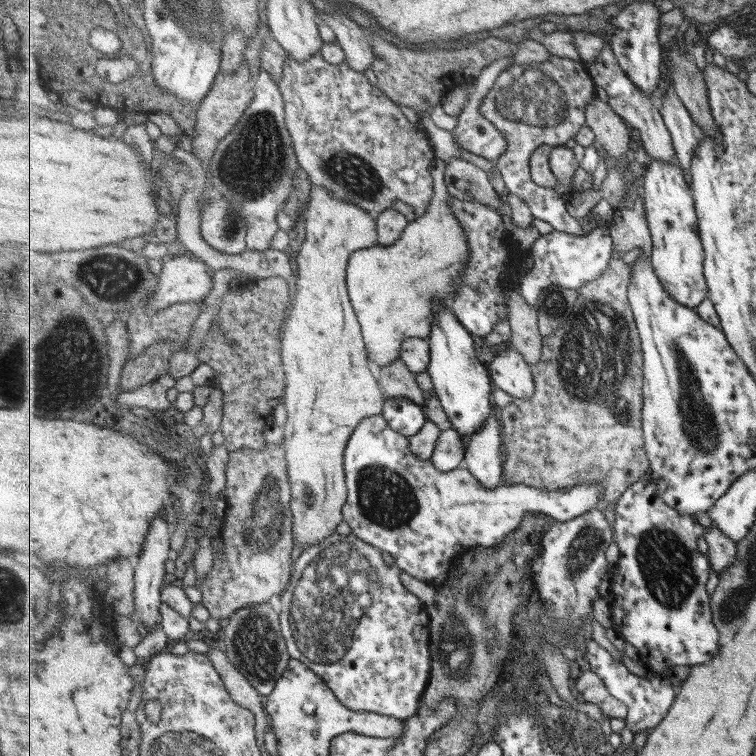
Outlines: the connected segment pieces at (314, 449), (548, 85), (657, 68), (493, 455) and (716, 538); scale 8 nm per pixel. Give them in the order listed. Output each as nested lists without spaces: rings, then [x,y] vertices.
[[[323,186],[312,187],[308,212],[305,215],[305,240],[293,250],[298,266],[295,280],[295,302],[282,338],[282,354],[286,375],[285,404],[287,421],[284,448],[288,462],[289,482],[293,498],[295,545],[301,550],[317,545],[333,536],[344,520],[343,507],[348,499],[346,483],[346,448],[359,423],[381,415],[386,403],[381,384],[373,374],[366,350],[366,341],[354,304],[347,288],[347,270],[351,255],[363,248],[379,245],[378,222],[375,216],[339,200]]]
[[[553,55],[547,62],[529,63],[524,65],[512,64],[502,71],[495,80],[491,90],[483,96],[480,106],[480,114],[487,118],[507,140],[506,152],[495,161],[498,171],[502,175],[502,180],[509,192],[516,195],[520,200],[526,202],[530,207],[530,212],[534,218],[539,218],[549,223],[554,228],[554,234],[557,232],[567,232],[573,236],[587,236],[581,228],[582,218],[573,218],[567,208],[565,208],[565,199],[555,191],[555,189],[546,189],[534,181],[531,175],[530,159],[537,148],[548,144],[551,147],[558,147],[567,144],[569,140],[575,139],[579,132],[587,125],[587,108],[598,98],[596,84],[588,67],[579,60],[571,58],[561,58]]]
[[[635,1],[625,6],[617,16],[615,16],[616,33],[611,37],[610,46],[619,60],[619,64],[633,80],[633,84],[637,84],[638,90],[645,93],[647,97],[653,96],[653,92],[657,90],[661,76],[663,76],[663,50],[659,44],[659,23],[661,12],[659,12],[656,2]]]
[[[489,416],[485,426],[471,436],[467,446],[464,466],[487,490],[495,490],[505,480],[505,462],[501,462],[501,444],[503,444],[502,426],[499,426],[495,416]]]
[[[712,524],[705,529],[705,540],[708,544],[708,556],[712,564],[712,569],[717,574],[723,573],[726,568],[730,568],[737,559],[737,545],[731,540],[729,535],[725,535],[717,525]]]

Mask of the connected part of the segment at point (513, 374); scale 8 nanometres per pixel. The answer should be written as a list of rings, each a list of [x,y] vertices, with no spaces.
[[[511,346],[495,355],[488,366],[495,386],[513,398],[528,399],[536,391],[531,364]]]

